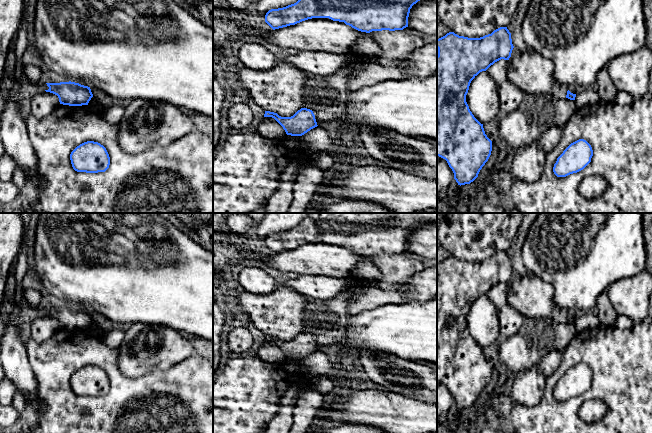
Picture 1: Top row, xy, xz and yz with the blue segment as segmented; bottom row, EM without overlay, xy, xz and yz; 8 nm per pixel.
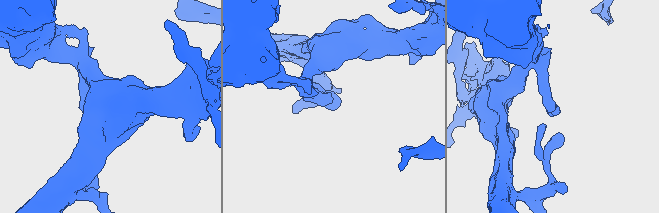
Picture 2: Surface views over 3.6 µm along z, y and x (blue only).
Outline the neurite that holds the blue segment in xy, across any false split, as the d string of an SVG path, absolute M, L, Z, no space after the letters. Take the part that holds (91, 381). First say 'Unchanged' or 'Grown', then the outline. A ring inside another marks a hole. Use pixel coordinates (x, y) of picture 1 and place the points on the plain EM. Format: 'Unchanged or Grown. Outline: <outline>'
Unchanged. Outline: M87 365L77 370L70 378L72 391L77 396L105 396L110 389L106 372L98 366Z

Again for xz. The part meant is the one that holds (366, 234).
Unchanged. Outline: M307 213L296 227L269 234L265 246L275 254L312 242L329 242L366 257L403 254L412 230L427 222L437 223L437 213Z

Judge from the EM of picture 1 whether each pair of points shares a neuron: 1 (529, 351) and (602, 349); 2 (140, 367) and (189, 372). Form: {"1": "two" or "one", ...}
{"1": "two", "2": "two"}

